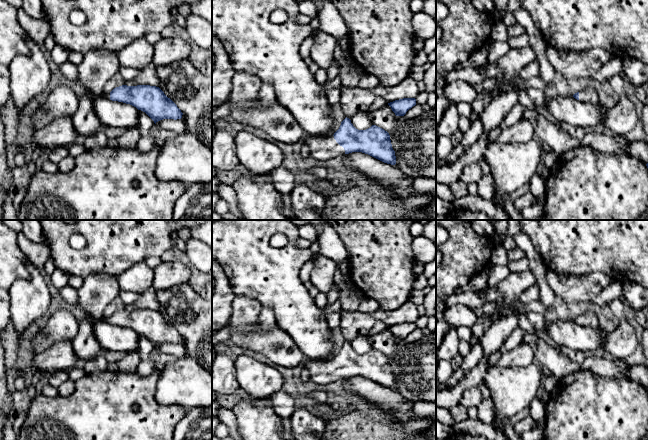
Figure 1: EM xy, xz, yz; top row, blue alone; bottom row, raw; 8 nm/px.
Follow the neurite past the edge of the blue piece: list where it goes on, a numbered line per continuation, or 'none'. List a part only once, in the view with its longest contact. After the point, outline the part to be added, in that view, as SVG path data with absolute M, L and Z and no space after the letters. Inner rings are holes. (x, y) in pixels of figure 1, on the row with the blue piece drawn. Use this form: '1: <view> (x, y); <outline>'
1: xz (322, 148); M312 135L304 140L304 144L309 147L310 157L317 161L328 161L345 154L344 148L336 142L334 136Z

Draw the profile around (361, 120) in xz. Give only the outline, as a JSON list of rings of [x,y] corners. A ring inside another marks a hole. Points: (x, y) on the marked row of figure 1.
[[[359,111],[351,119],[351,123],[358,130],[366,130],[373,125],[372,119],[368,112]]]

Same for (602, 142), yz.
[[[591,132],[584,135],[581,145],[589,146],[607,155],[618,155],[628,154],[629,142],[625,136],[611,136],[608,133]]]

